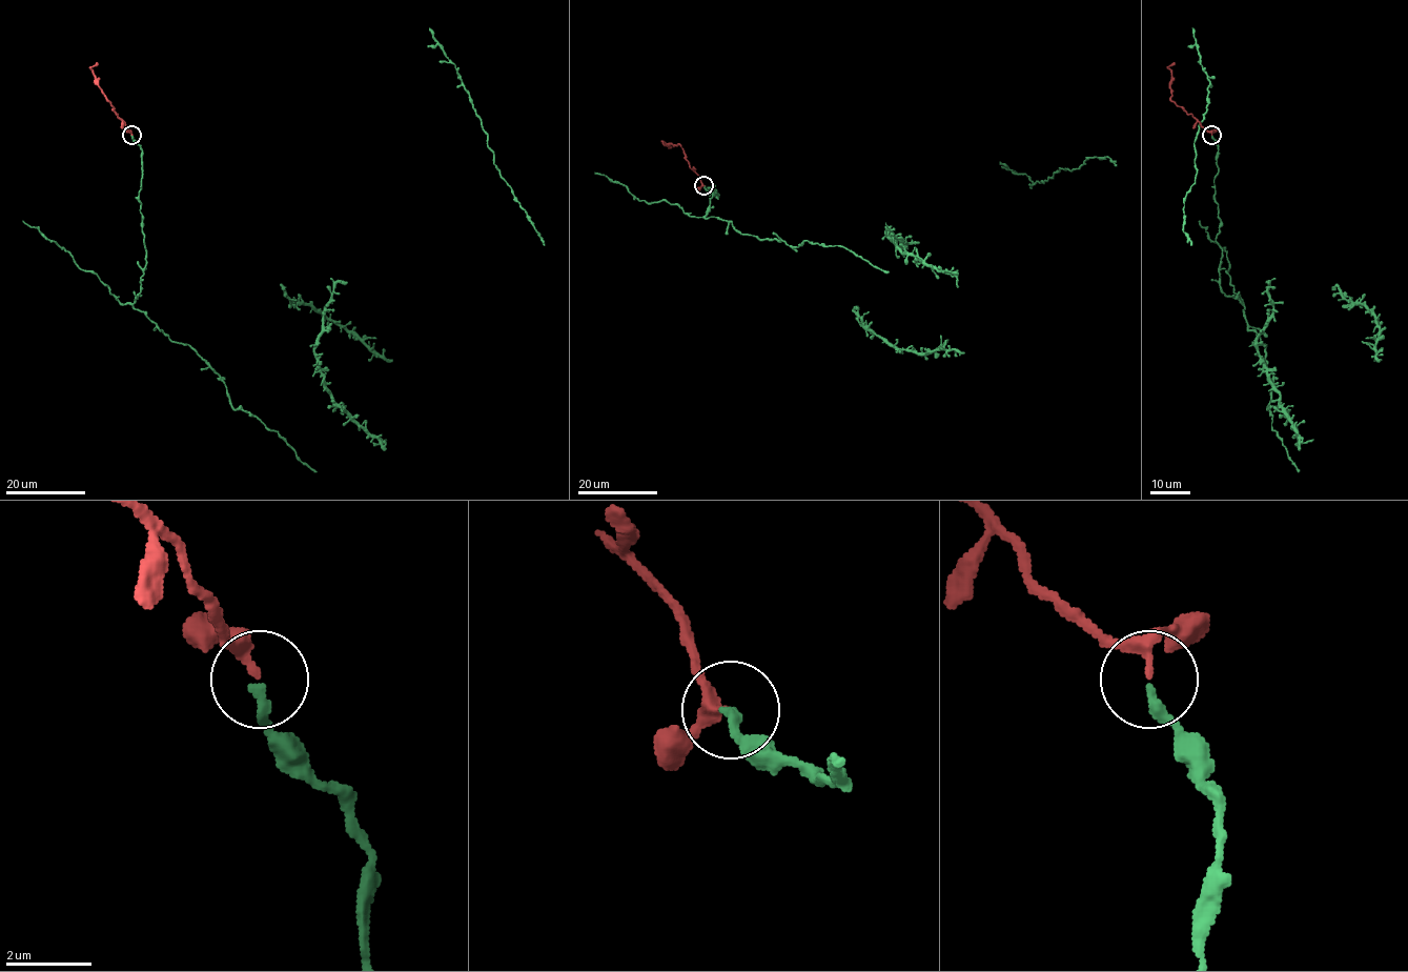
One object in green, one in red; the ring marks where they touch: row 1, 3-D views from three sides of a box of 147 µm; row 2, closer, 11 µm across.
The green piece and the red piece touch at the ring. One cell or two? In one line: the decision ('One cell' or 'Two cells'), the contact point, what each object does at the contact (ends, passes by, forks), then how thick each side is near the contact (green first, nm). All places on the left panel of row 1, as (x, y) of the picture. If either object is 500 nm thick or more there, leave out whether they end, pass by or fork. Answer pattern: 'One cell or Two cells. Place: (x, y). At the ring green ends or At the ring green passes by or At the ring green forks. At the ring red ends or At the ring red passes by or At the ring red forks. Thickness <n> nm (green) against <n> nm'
One cell. Place: (131, 135). At the ring green ends. At the ring red passes by. Thickness 240 nm (green) against 160 nm

